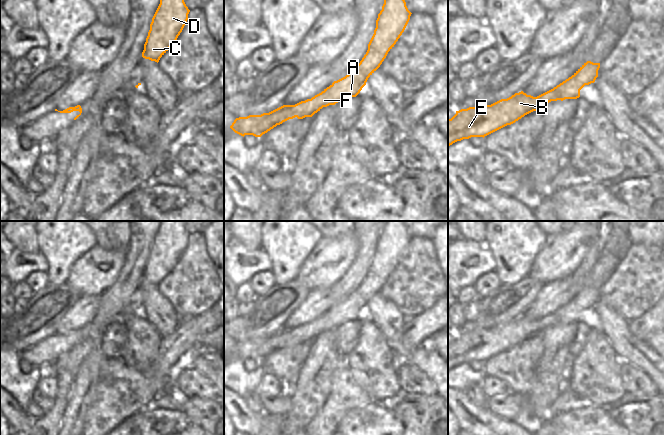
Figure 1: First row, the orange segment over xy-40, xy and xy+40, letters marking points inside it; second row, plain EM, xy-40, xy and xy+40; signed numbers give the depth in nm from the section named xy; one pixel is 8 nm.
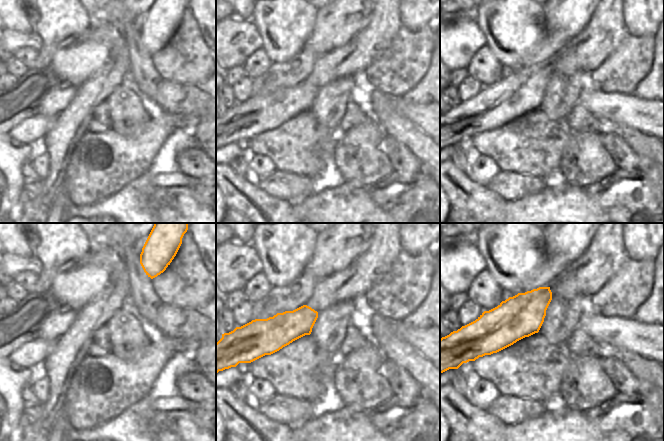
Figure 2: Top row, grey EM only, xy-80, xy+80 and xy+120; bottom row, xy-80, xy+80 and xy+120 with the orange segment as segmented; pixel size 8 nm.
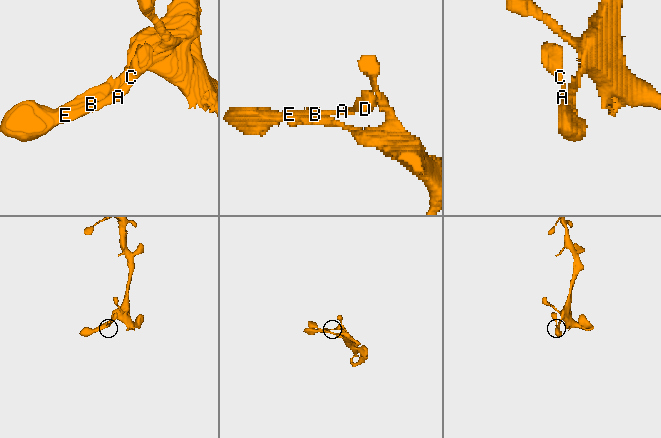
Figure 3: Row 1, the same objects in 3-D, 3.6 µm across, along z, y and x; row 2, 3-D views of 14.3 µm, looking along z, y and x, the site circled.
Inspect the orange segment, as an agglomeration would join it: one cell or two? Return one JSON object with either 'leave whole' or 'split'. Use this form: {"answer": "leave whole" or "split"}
{"answer": "leave whole"}

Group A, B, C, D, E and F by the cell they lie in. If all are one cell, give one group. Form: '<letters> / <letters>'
A B C D E F

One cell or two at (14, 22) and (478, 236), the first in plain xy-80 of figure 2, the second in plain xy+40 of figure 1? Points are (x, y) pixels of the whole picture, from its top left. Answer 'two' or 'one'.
one

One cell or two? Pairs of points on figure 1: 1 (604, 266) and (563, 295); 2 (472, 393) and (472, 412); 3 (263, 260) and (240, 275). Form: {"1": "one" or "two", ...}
{"1": "one", "2": "two", "3": "one"}

